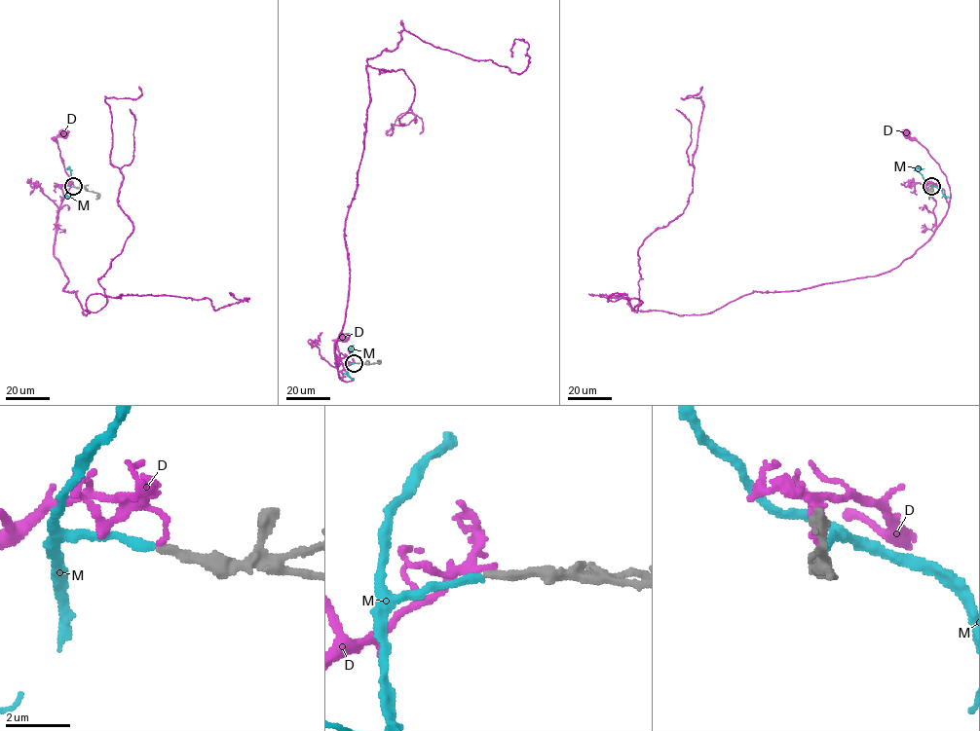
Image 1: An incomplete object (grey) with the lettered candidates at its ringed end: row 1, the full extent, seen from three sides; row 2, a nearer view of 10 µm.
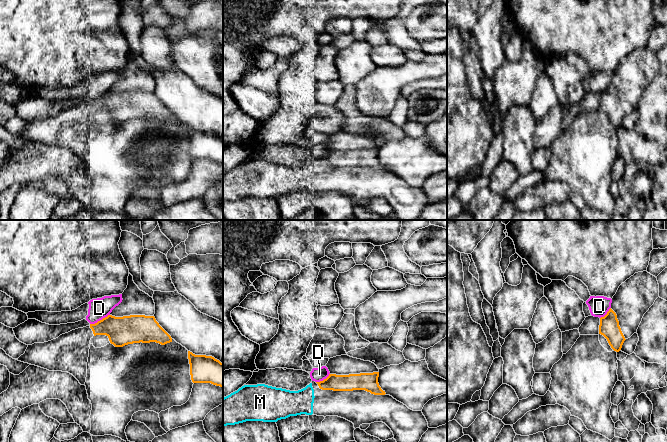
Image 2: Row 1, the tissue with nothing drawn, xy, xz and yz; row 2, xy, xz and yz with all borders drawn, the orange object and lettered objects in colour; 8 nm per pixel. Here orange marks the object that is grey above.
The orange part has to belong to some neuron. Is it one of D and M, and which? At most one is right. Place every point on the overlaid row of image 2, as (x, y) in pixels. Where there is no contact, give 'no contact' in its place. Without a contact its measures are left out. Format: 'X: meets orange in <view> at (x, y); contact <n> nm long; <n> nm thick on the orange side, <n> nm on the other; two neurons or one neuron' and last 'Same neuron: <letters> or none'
D: meets orange in xy at (100, 320); contact 180 nm long; 240 nm thick on the orange side, 170 nm on the other; two neurons
M: no contact; one neuron
Same neuron: M

